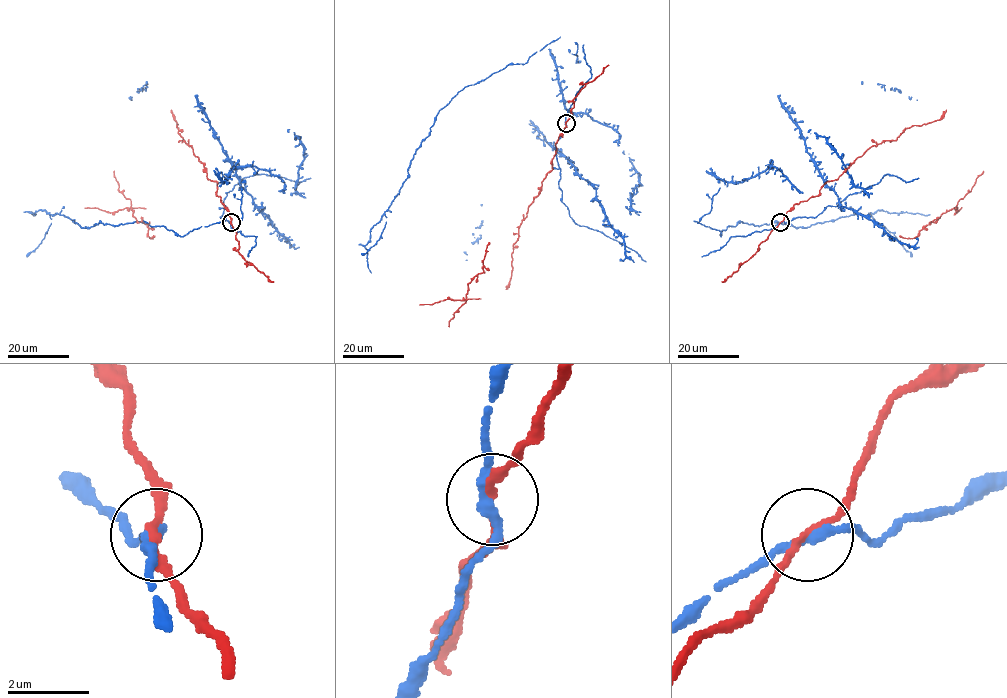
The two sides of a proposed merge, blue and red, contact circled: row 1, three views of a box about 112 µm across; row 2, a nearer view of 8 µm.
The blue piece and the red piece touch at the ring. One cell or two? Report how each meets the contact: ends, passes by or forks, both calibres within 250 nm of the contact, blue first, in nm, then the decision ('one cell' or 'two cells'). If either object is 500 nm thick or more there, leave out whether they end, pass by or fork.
blue passes by; red passes by; 240 nm thick on the blue side, 180 nm on the other; two cells

